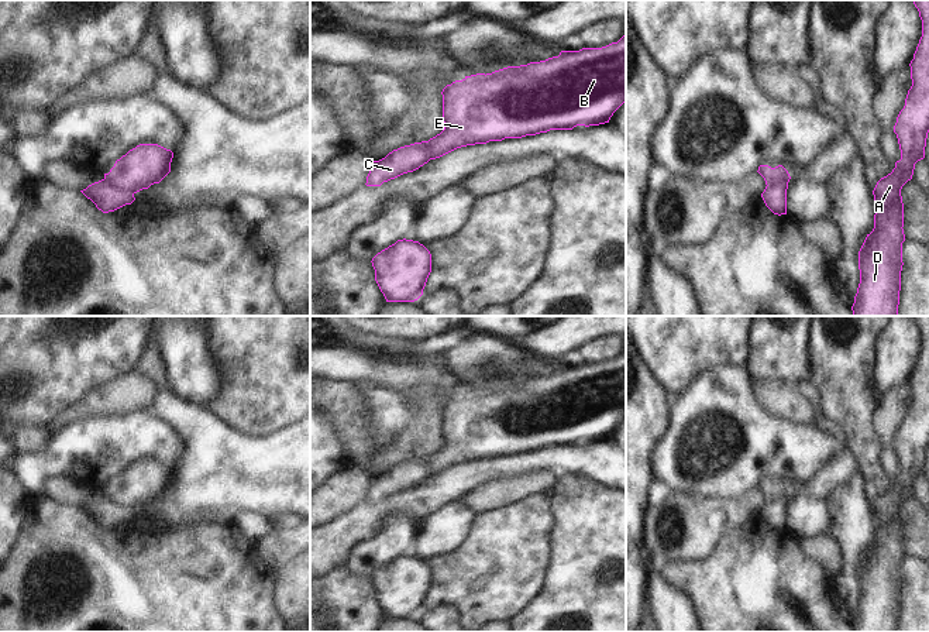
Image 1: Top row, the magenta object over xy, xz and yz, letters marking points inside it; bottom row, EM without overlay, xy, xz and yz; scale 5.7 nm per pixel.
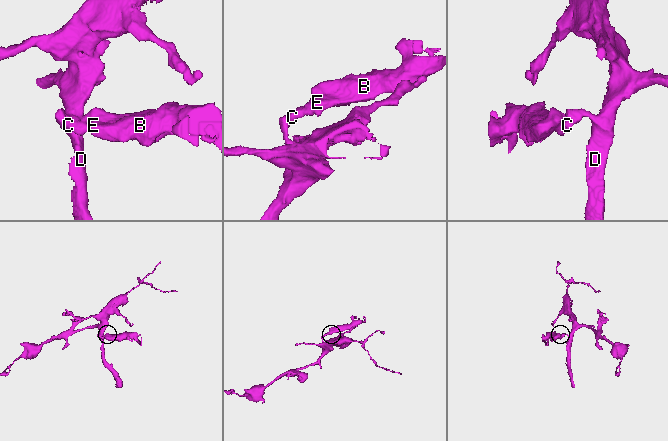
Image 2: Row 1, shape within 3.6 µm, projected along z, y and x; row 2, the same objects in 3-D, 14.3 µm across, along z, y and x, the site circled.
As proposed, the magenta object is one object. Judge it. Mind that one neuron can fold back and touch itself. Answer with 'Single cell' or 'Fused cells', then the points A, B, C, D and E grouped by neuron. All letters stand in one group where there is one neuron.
Fused cells. Groups: A C D / B E

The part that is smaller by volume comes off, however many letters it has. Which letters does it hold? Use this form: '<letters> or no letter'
B, E

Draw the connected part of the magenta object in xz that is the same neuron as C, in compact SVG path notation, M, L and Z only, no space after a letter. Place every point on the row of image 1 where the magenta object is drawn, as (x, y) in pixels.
M427 141L414 142L389 152L379 161L372 161L367 186L381 186L403 174L413 172L431 159Z

